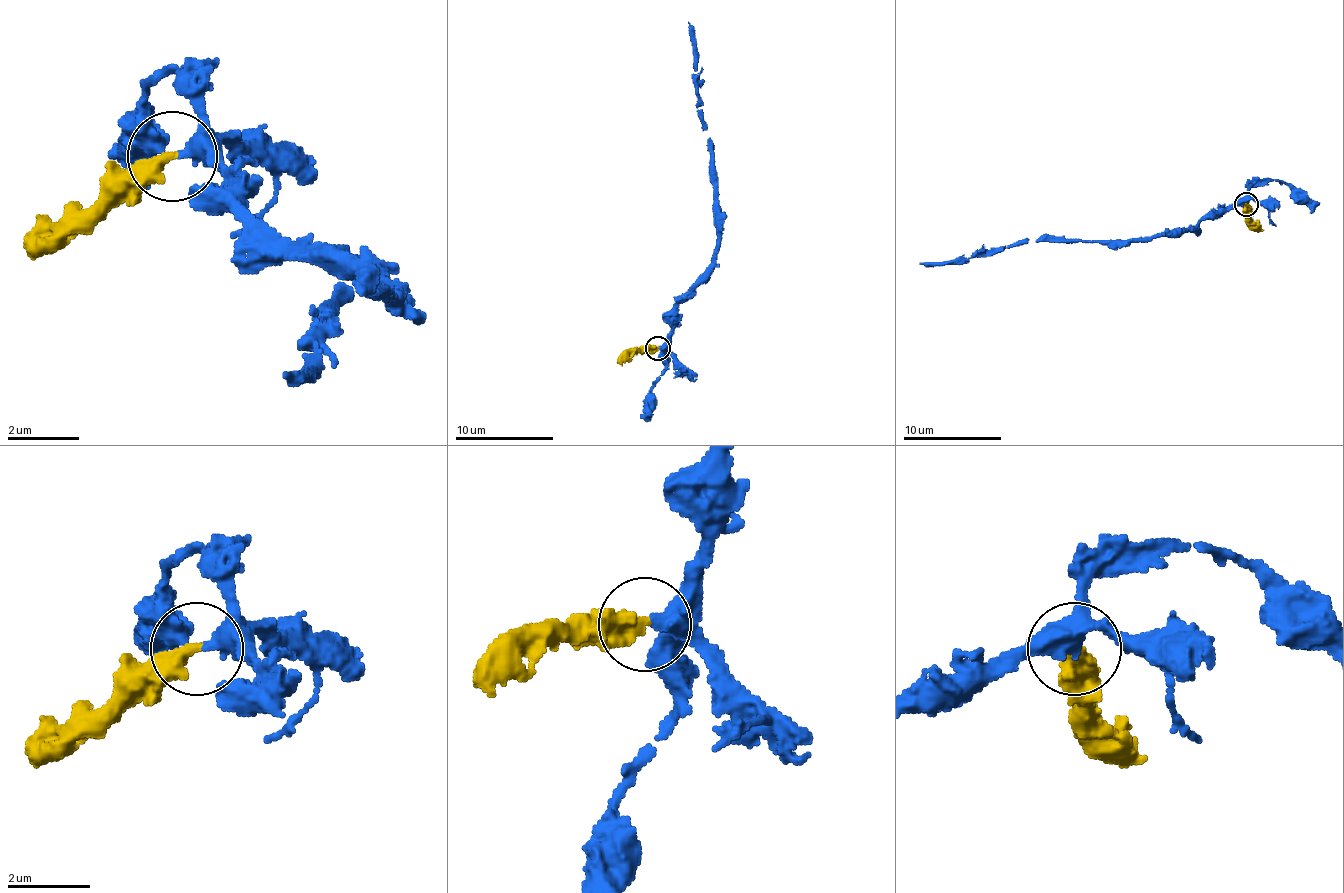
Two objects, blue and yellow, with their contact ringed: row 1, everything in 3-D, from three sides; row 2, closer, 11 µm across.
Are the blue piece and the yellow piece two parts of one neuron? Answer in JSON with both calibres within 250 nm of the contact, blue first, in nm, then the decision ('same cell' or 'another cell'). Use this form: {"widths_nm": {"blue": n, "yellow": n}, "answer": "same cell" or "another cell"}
{"widths_nm": {"blue": 480, "yellow": 460}, "answer": "same cell"}

